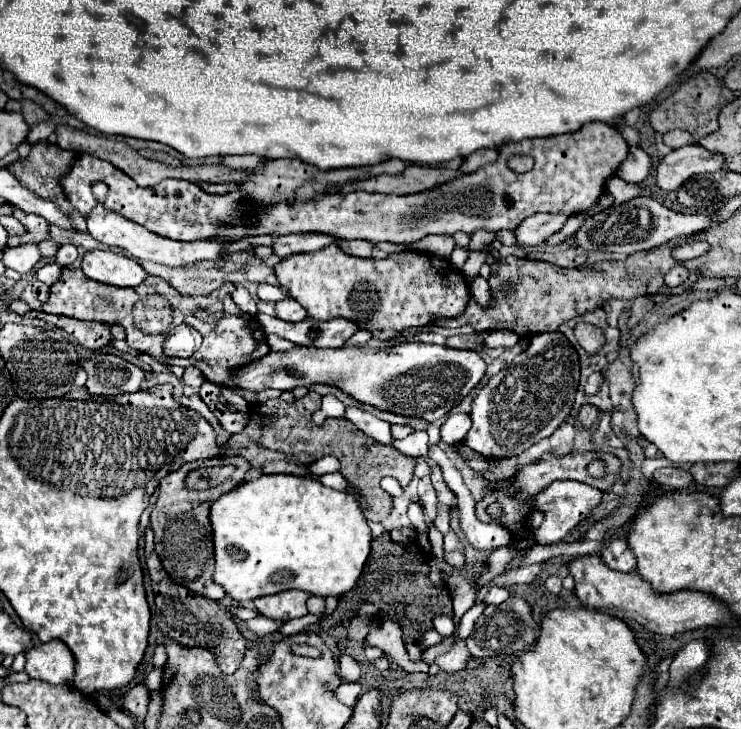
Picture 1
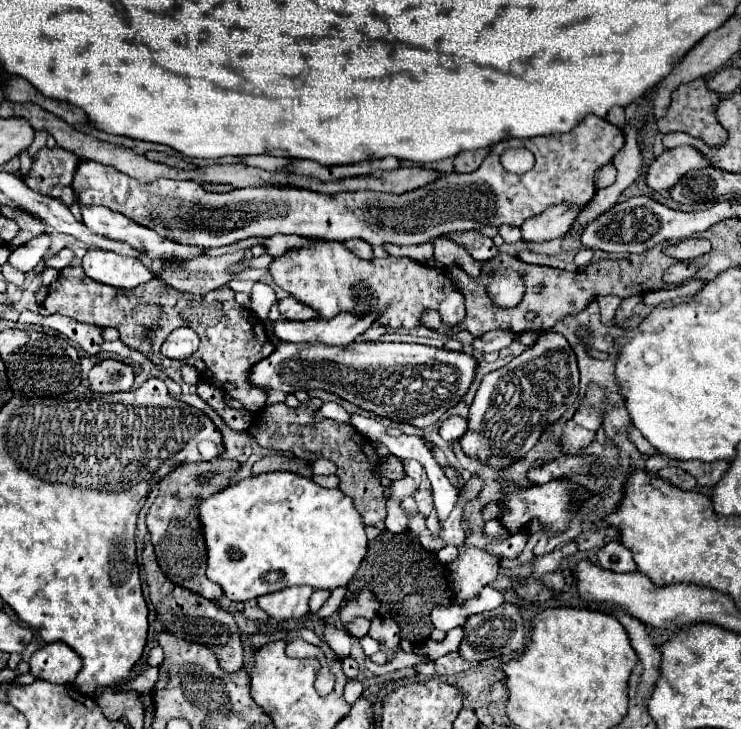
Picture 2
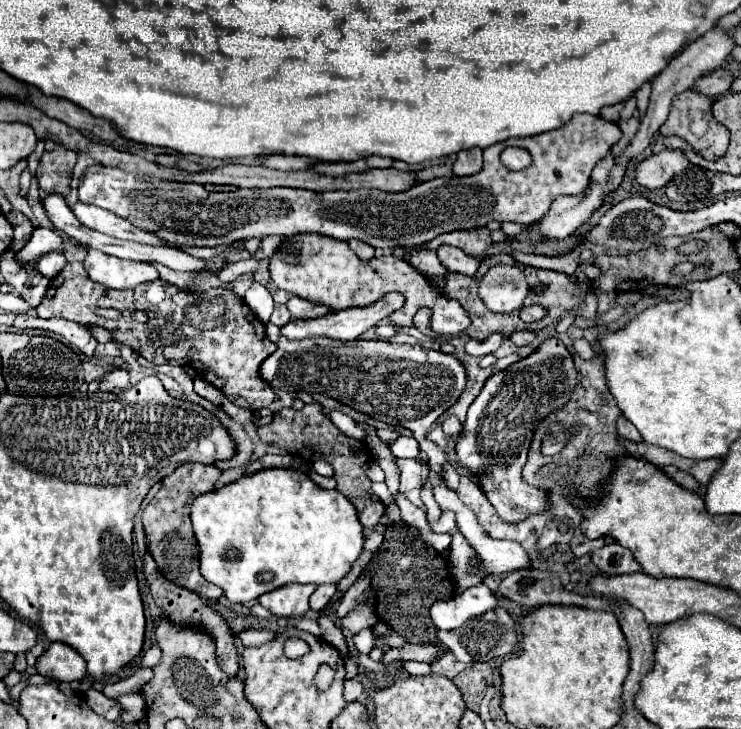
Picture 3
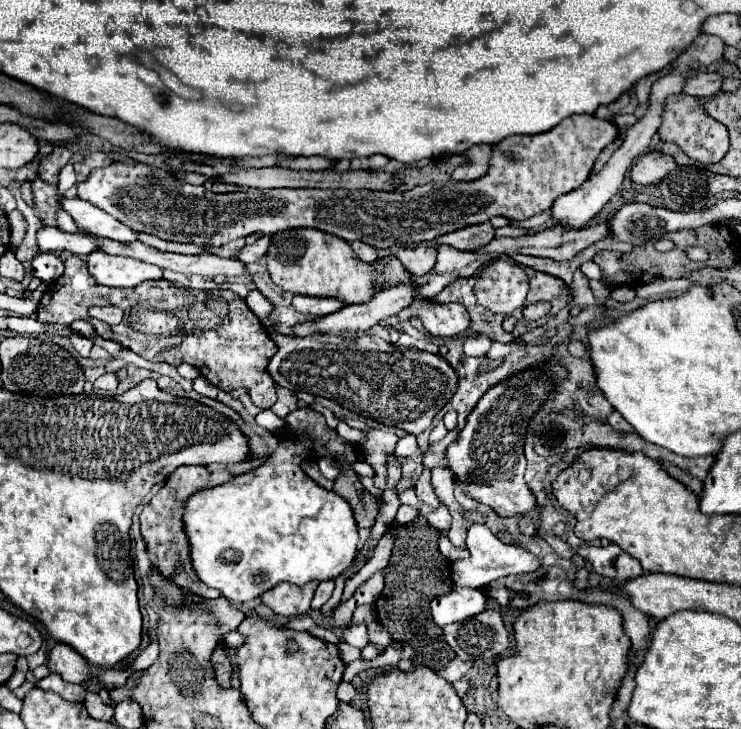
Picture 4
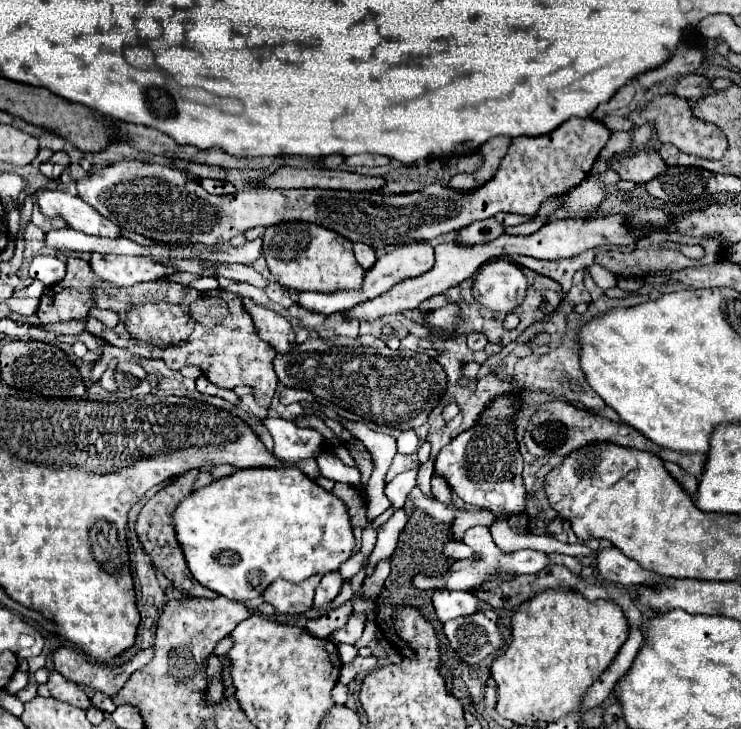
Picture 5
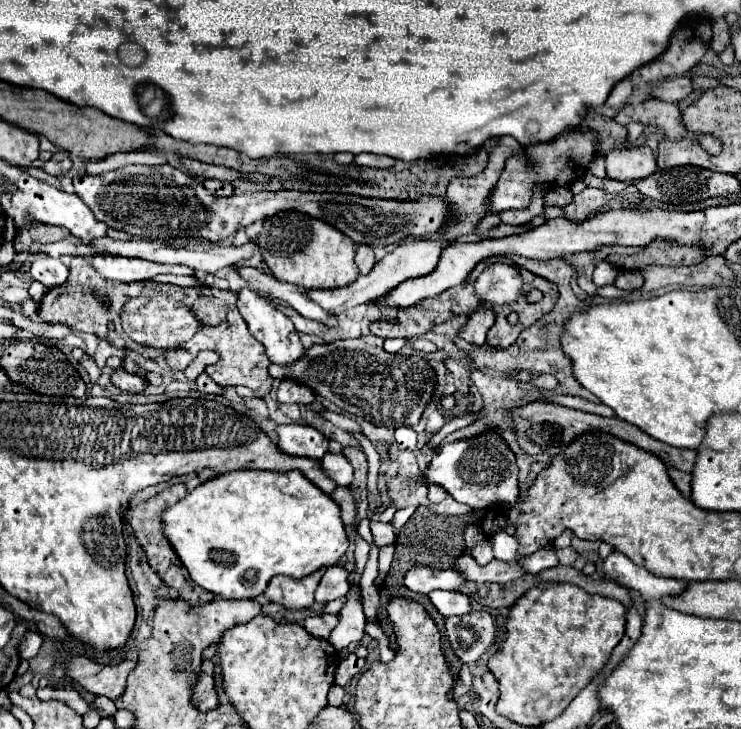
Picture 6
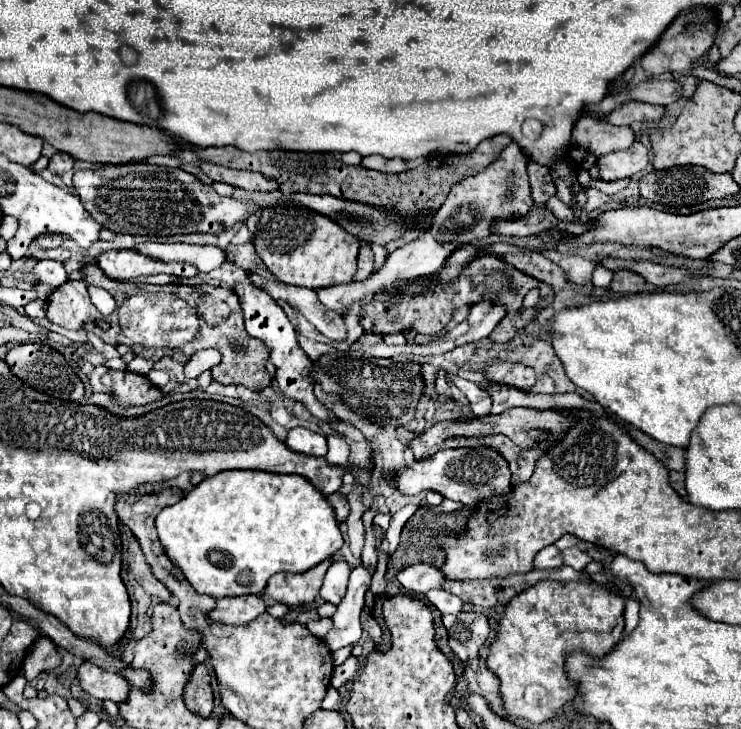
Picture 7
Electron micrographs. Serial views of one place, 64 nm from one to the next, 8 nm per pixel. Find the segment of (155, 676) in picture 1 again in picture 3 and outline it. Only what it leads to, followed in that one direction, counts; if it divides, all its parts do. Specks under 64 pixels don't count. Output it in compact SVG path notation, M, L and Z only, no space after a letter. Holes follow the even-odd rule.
M141 668L124 680L120 679L117 682L106 684L102 692L106 696L113 697L114 699L126 694L138 693L152 677L153 671L151 668Z

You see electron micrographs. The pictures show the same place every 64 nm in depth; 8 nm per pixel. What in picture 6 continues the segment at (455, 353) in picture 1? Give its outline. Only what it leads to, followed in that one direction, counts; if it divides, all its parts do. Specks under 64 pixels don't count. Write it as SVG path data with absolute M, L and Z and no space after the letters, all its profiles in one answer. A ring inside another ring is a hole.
M374 334L360 336L356 340L334 340L328 344L314 344L308 350L304 350L302 358L298 358L292 364L272 364L270 374L276 380L296 380L298 384L312 388L322 398L334 402L344 412L360 416L378 426L388 426L388 428L416 426L420 422L426 406L432 402L434 390L436 390L436 372L428 364L426 358L390 354L384 350L382 338L378 338Z

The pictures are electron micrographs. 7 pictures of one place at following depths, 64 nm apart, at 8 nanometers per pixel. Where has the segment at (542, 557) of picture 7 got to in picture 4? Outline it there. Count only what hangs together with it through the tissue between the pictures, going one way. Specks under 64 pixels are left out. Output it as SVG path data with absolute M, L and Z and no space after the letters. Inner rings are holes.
M474 522L472 524L472 554L466 560L456 560L452 562L452 580L456 586L476 586L482 588L502 576L510 576L510 574L524 574L524 572L532 572L540 566L540 560L526 552L524 548L516 546L516 544L504 544L500 542L484 524Z

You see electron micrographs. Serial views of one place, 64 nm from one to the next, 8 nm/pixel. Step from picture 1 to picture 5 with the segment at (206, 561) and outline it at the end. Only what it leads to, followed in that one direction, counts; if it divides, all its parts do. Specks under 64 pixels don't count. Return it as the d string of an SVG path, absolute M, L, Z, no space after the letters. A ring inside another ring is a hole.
M188 470L180 476L176 476L166 488L162 488L158 494L154 494L142 508L142 512L138 514L136 518L136 532L140 536L140 542L146 550L146 554L152 558L152 564L154 568L158 568L172 584L174 588L190 594L190 596L202 596L202 598L216 598L218 594L204 588L200 582L194 580L194 576L190 574L188 570L188 564L186 564L186 558L184 558L184 552L180 548L180 542L176 538L176 530L174 530L174 518L172 518L172 512L178 508L178 504L190 496L190 492L194 490L194 482L198 480L198 474L200 470Z

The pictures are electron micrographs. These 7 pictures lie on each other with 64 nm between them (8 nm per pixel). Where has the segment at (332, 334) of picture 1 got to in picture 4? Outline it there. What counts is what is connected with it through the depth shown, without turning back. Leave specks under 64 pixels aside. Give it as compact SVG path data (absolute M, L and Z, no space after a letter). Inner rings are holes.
M396 286L396 288L388 288L378 292L368 304L360 304L360 306L348 306L348 308L340 308L334 314L322 316L318 320L310 320L310 322L300 322L296 326L292 326L294 336L308 336L308 334L358 334L364 332L368 328L372 328L374 324L382 322L388 316L398 314L402 308L406 308L412 302L412 296L416 296L416 290L412 286Z

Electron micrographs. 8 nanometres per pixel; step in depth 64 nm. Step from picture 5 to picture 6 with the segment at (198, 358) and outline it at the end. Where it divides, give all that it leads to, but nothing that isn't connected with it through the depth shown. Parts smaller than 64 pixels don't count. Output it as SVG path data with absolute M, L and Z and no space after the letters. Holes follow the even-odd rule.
M74 256L72 262L70 262L70 276L68 276L68 280L66 280L64 284L56 286L56 288L50 288L50 290L44 294L42 302L40 302L38 316L42 318L42 322L50 322L50 324L62 322L62 324L72 326L72 328L78 330L78 332L92 332L92 334L96 334L98 338L106 340L106 322L112 320L112 322L114 322L114 330L108 332L108 342L110 342L112 346L116 346L116 348L130 348L130 350L136 350L136 352L138 352L138 348L134 346L132 340L128 340L128 336L124 334L122 324L120 324L120 310L122 310L122 308L118 308L118 302L126 302L126 300L130 298L130 296L128 296L128 286L116 284L116 282L110 282L110 280L102 280L102 278L96 278L96 280L90 284L90 282L78 278L80 274L98 274L98 272L96 272L90 264L86 264L86 258L84 258L84 256ZM96 288L102 290L104 296L108 298L108 304L106 304L106 306L104 306L102 300L98 300L98 298L92 294ZM170 288L176 296L184 292L184 304L192 310L192 314L200 322L200 330L194 334L194 338L188 342L188 348L174 348L174 350L164 350L160 356L166 358L168 366L172 370L184 370L200 350L214 350L220 354L220 360L216 364L206 366L206 374L220 386L248 386L256 392L256 396L266 398L272 390L274 378L268 372L268 366L272 364L264 344L260 344L250 332L248 326L244 324L244 318L240 316L236 308L236 292L230 290L220 290L220 288Z

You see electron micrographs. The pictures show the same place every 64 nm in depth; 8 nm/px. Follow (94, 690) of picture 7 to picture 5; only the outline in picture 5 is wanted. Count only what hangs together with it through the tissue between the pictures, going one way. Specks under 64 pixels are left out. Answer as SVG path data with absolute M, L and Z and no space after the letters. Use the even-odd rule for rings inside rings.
M62 646L54 652L52 664L54 664L54 670L58 670L66 680L92 686L94 690L100 690L100 692L112 696L124 686L124 682L138 668L144 668L152 660L152 652L154 652L154 646L148 646L146 650L140 650L134 656L134 660L130 660L122 666L110 668L106 664L90 662L86 656L78 656L76 650Z

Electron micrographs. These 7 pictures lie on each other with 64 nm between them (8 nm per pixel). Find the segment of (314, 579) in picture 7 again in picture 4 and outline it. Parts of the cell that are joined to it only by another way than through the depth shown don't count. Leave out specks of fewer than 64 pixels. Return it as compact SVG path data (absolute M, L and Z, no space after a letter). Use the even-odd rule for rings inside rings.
M282 582L276 588L264 592L262 604L274 610L278 616L304 616L310 610L310 600L314 596L314 590L318 588L318 582L310 582L306 586L296 586L290 582Z

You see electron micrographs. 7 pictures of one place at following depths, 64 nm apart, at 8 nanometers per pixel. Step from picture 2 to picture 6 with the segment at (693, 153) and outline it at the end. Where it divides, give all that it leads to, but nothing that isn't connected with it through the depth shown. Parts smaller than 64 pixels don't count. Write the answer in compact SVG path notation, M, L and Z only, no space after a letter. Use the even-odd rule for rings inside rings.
M630 146L606 154L606 174L614 180L642 180L658 172L658 162L650 146Z

